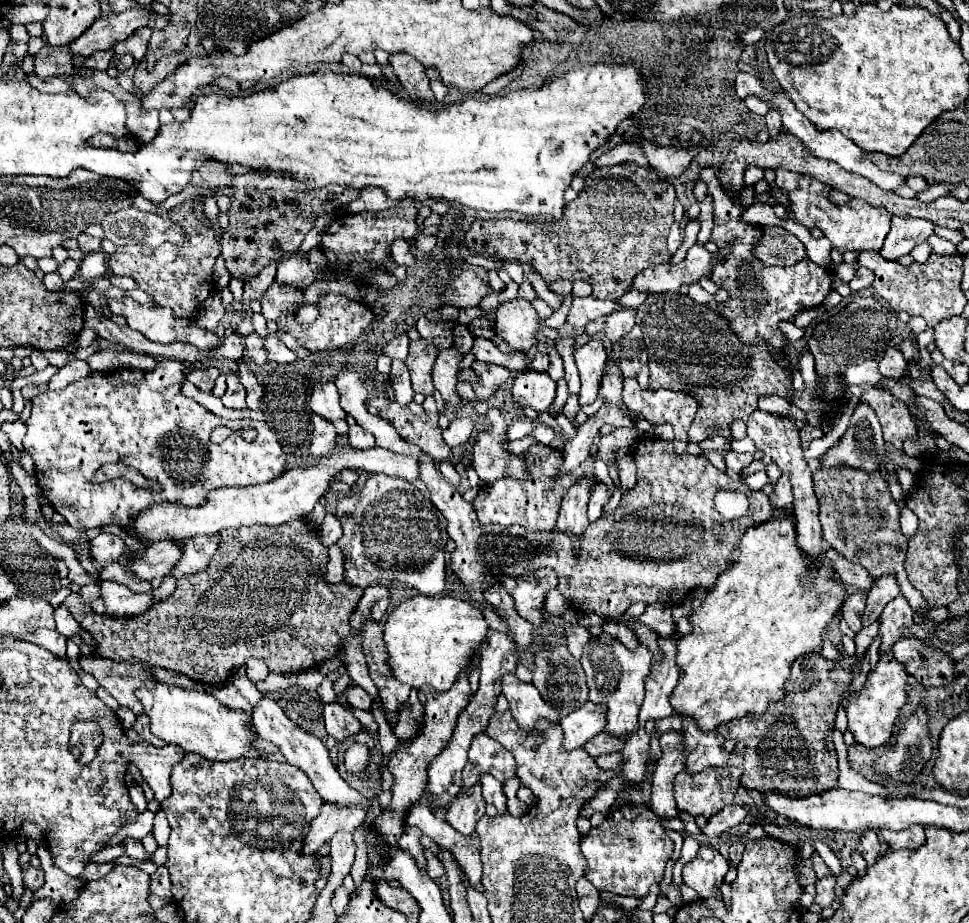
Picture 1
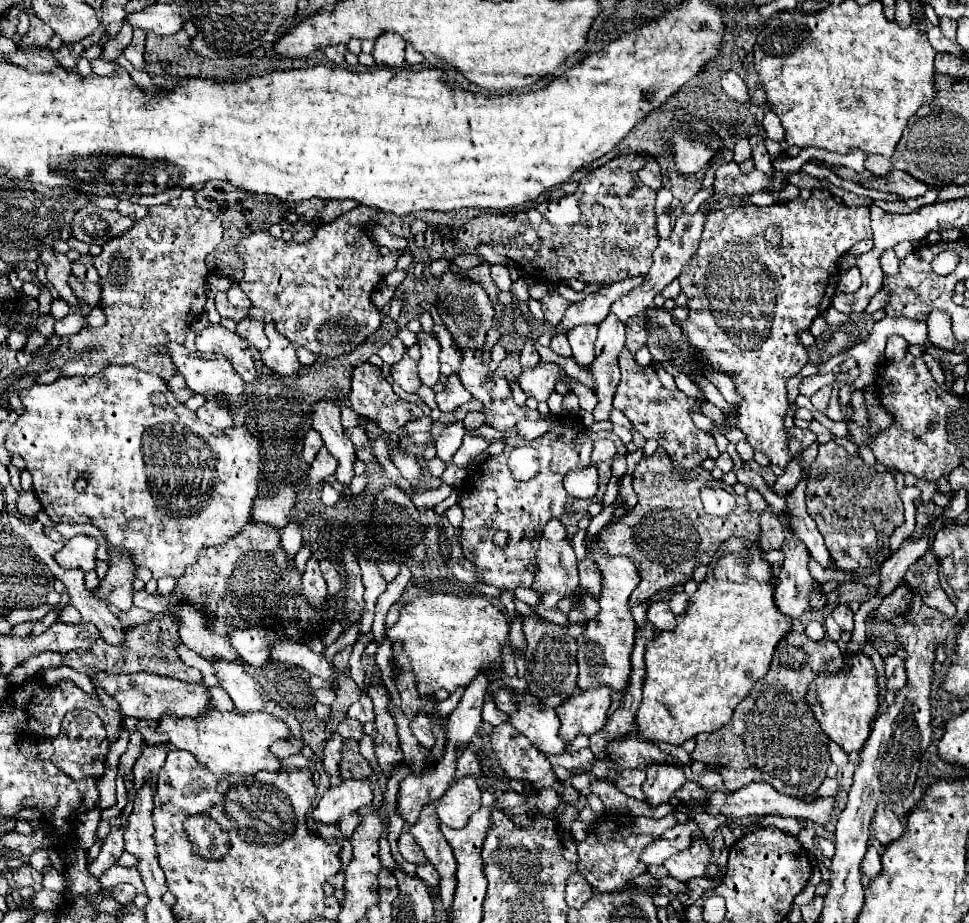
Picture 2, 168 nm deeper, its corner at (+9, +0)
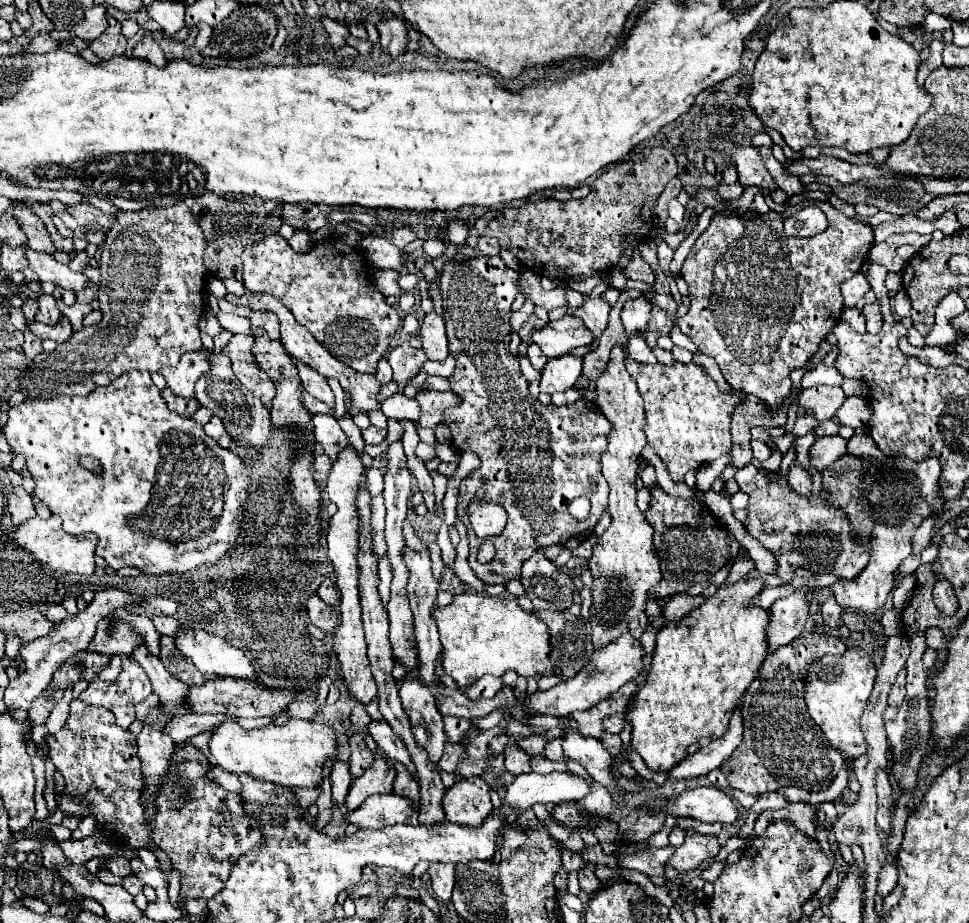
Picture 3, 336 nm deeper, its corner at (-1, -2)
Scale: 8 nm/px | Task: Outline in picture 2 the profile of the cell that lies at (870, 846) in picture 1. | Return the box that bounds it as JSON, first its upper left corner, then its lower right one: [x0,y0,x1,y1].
[862,846,882,876]

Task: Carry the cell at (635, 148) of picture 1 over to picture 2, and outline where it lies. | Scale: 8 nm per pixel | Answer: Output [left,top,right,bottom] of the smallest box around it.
[638,154,662,190]

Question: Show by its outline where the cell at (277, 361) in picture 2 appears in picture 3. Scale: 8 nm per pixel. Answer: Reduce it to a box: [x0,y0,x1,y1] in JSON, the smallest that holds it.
[296,360,334,410]

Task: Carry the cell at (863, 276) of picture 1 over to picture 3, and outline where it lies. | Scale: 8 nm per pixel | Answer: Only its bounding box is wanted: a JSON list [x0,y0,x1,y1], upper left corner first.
[840,272,870,308]

